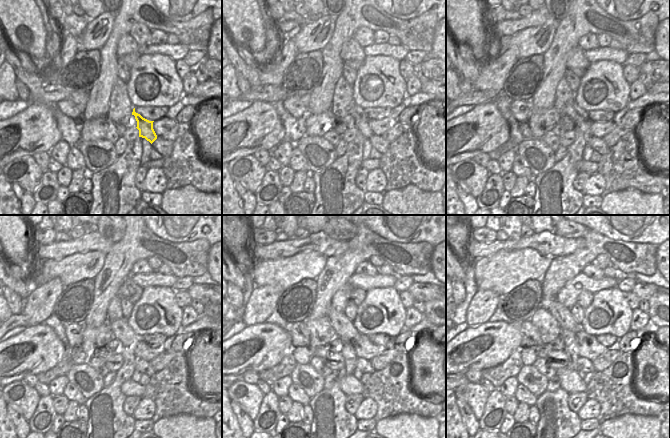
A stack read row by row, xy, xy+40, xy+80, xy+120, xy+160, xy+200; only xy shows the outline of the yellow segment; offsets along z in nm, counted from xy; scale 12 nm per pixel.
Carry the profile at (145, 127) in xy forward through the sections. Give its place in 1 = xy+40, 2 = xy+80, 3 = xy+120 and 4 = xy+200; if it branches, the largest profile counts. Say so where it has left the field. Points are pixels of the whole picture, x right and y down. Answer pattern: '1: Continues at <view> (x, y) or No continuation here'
1: Continues at xy+40 (362, 122)
2: Continues at xy+80 (577, 114)
3: Continues at xy+120 (121, 330)
4: Continues at xy+200 (565, 320)

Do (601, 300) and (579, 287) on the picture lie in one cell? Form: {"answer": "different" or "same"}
{"answer": "different"}

